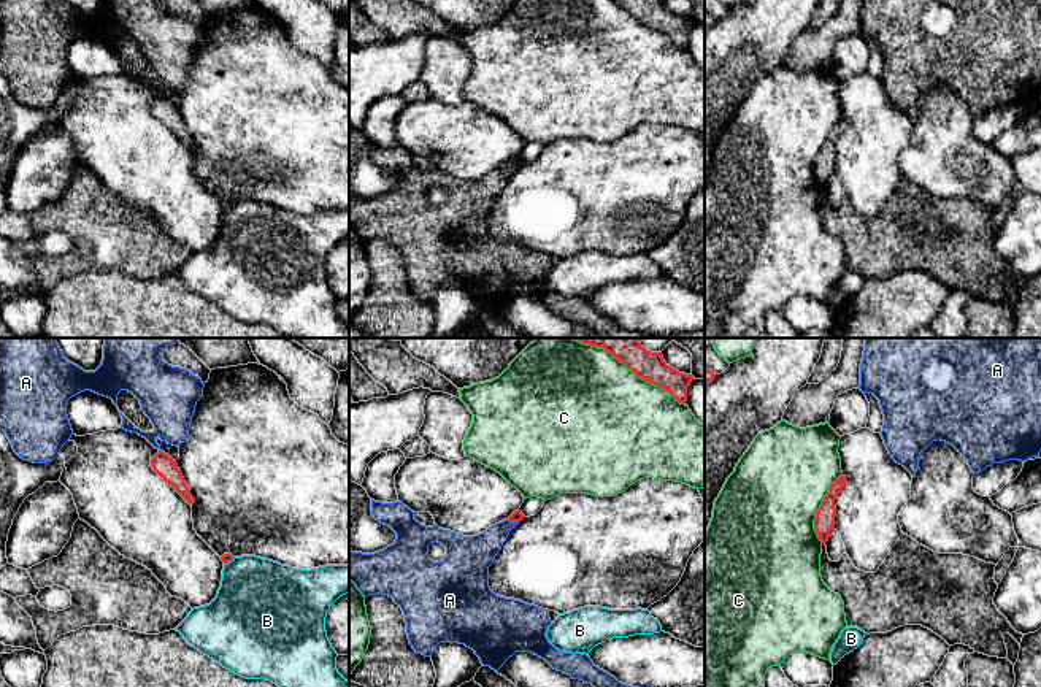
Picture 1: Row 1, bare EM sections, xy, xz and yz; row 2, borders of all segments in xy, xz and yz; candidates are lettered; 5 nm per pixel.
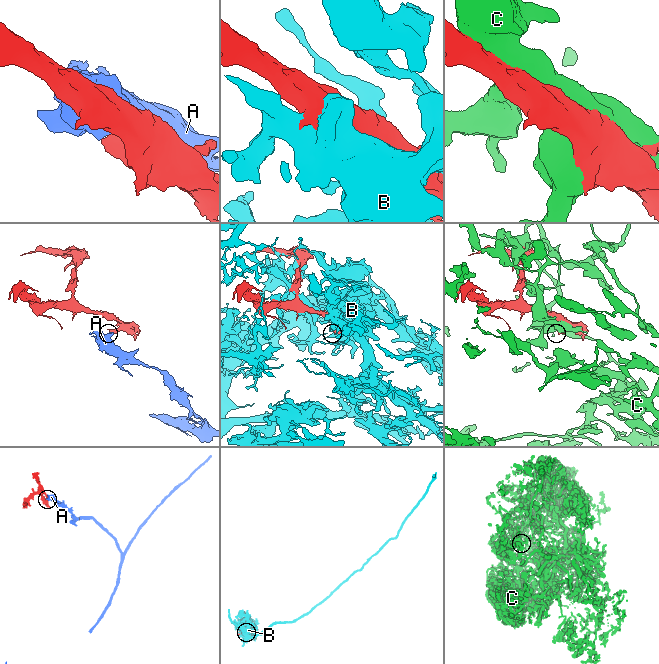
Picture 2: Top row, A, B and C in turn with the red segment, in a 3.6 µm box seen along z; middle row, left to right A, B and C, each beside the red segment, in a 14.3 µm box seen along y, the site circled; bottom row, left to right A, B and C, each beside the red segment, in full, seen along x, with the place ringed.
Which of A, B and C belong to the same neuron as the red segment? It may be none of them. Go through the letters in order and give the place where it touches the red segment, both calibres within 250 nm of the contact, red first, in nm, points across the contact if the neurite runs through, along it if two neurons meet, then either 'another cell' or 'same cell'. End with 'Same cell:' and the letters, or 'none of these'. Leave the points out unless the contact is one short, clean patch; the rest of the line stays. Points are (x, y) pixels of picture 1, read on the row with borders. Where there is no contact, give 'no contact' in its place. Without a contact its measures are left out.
A: meets red in xz at (513, 521); 60 nm thick on the red side, 180 nm on the other; border along xz (507, 519), (518, 522); another cell
B: meets red in xy at (229, 560); 50 nm thick on the red side, 420 nm on the other; another cell
C: meets red in xz at (627, 367); 180 nm thick on the red side, 500 nm on the other; another cell
Same cell: none of these

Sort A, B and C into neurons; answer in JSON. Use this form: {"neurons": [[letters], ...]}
{"neurons": [["A"], ["B"], ["C"]]}

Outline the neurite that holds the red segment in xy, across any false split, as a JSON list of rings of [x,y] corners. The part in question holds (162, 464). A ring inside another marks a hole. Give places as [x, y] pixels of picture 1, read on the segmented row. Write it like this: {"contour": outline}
{"contour": [[[159,451],[151,459],[152,470],[168,484],[171,486],[189,505],[194,505],[195,500],[190,495],[190,490],[181,474],[181,470],[168,454]]]}

